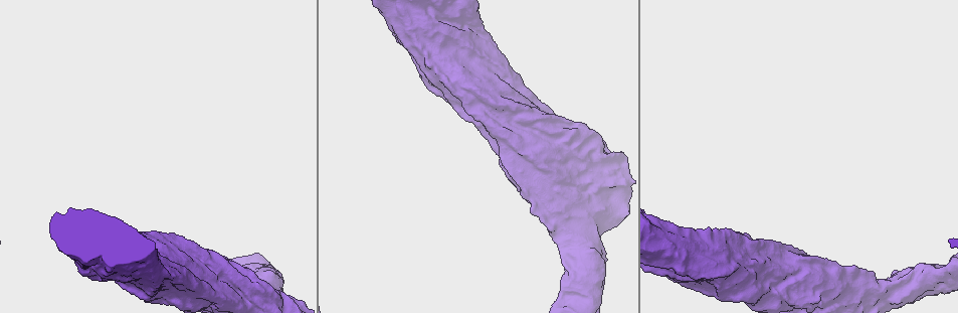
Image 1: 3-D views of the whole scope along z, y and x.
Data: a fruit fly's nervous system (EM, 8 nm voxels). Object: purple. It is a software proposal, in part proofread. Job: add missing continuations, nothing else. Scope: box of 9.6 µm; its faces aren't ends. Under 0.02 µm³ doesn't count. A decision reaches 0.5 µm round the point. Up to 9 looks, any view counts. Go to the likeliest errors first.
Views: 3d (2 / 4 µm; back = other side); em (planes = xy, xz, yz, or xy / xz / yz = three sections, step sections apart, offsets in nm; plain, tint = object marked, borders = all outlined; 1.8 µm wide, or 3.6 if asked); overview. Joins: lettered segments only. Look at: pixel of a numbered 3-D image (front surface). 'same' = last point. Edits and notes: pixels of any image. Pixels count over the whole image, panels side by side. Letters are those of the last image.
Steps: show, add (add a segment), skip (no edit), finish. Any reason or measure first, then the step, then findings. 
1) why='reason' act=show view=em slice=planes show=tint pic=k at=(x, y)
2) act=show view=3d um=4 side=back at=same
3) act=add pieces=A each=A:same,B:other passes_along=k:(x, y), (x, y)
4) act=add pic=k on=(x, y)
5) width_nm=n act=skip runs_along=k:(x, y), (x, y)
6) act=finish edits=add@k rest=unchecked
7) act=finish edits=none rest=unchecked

why='closes a loop' act=show view=em um=3.6 slice=xz step=16 show=borders pic=1 at=(569, 209)

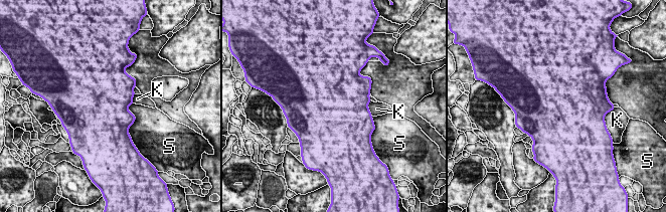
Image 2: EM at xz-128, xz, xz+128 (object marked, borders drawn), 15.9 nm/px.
act=show view=em um=3.6 slice=planes show=borders at=same

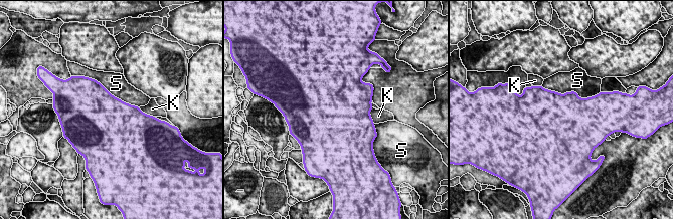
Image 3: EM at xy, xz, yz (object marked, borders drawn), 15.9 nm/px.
width_nm=800 act=skip each=K:other,S:other border=3:(541, 86), (593, 96) found='no lettered segment goes on from it'

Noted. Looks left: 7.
why='sharp bend' act=show view=em um=3.6 slice=yz step=16 show=tint pic=1 at=(480, 33)

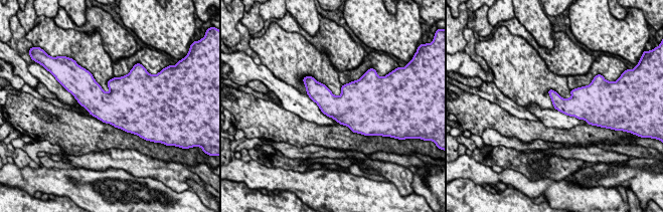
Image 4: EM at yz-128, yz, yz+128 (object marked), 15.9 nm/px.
why='another direction' act=show view=em um=3.6 slice=planes show=borders at=same

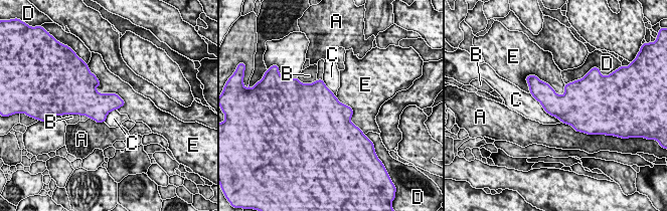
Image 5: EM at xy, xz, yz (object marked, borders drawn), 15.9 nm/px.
act=skip each=A:other,B:other,C:other,D:other,E:other border=5:(530, 92), (547, 113), (561, 122) found='no lettered segment goes on from it'

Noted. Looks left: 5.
why='touches itself' act=show view=em um=3.6 slice=planes show=plain pic=1 at=(235, 303)

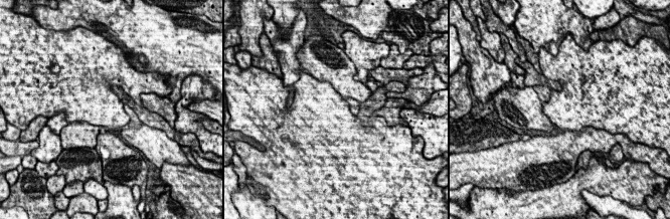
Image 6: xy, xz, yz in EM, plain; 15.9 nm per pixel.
act=show view=em um=3.6 slice=planes show=borders at=same

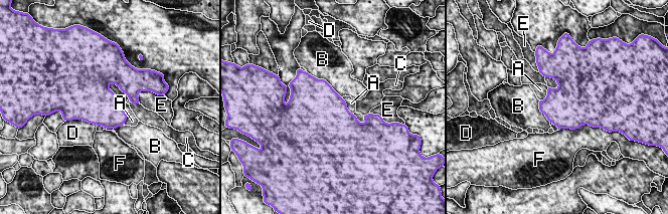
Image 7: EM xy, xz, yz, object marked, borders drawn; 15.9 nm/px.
act=skip each=A:other,B:other,C:other,D:other,E:other,F:other border=7:(120, 102), (126, 115), (124, 124) found='none of them fits'

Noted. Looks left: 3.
why='thick turns thin' act=show view=3d um=4 pic=1 at=(946, 267)

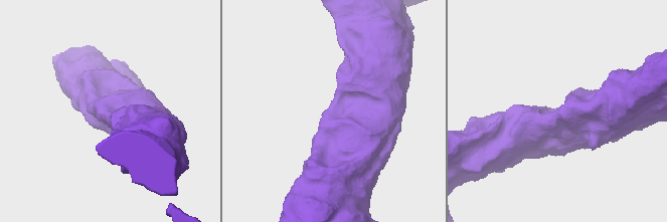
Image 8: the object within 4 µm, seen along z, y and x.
why='need the tissue' act=show view=em um=3.6 slice=yz step=4 show=tint pic=8 at=(104, 111)

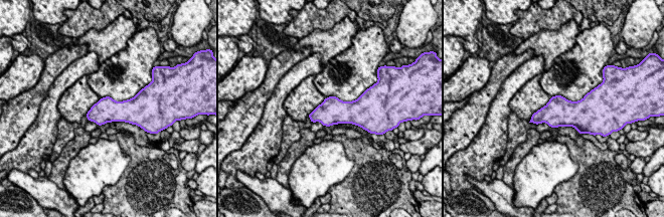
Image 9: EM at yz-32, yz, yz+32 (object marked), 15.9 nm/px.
act=show view=em um=3.6 slice=yz step=4 show=borders at=same

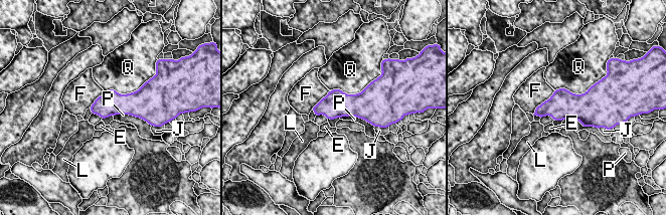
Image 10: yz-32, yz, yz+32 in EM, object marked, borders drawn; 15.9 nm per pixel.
act=skip each=E:other,F:other,J:other,L:other,P:other,Q:other border=10:(113, 115), (133, 115), (141, 119) found='no lettered segment goes on from it'

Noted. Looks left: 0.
act=finish edits=none rest=unchecked

